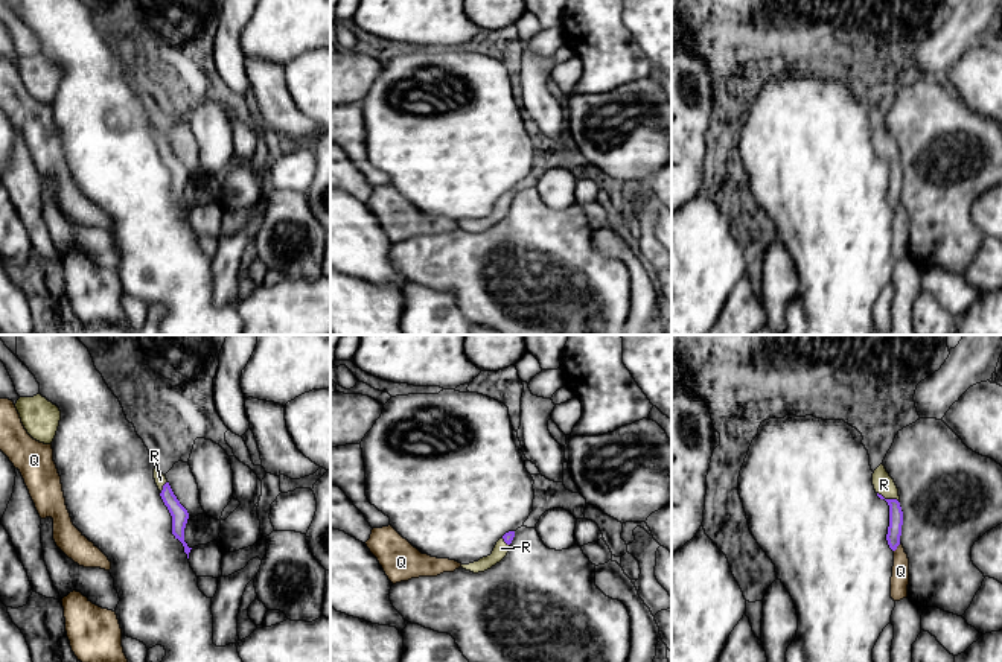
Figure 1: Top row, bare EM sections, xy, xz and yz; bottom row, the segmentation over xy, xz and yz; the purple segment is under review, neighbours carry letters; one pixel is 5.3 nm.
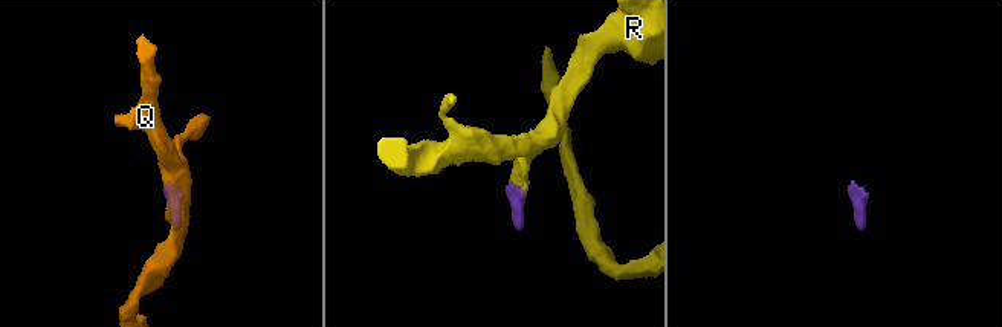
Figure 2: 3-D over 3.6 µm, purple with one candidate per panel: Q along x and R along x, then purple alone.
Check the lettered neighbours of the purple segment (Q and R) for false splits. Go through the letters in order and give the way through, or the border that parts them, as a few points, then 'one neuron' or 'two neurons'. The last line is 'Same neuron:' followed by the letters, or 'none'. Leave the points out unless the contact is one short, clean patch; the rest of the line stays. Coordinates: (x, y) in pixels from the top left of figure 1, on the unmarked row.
Q: border yz (900, 203), (894, 210); two neurons
R: way yz (896, 174), (894, 165), (888, 159), (888, 149), (883, 143); one neuron
Same neuron: R

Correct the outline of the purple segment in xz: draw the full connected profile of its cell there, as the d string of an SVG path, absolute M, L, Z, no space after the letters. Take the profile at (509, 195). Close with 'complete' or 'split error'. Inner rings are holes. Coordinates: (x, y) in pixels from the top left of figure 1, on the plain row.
M515 190L506 192L495 204L490 215L480 218L478 221L461 224L463 228L471 230L474 233L484 231L499 222L509 212L510 202L515 196Z; split error

